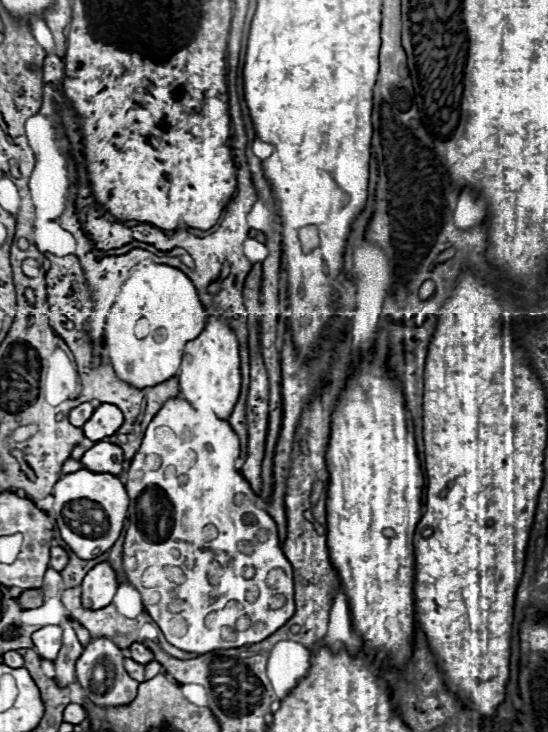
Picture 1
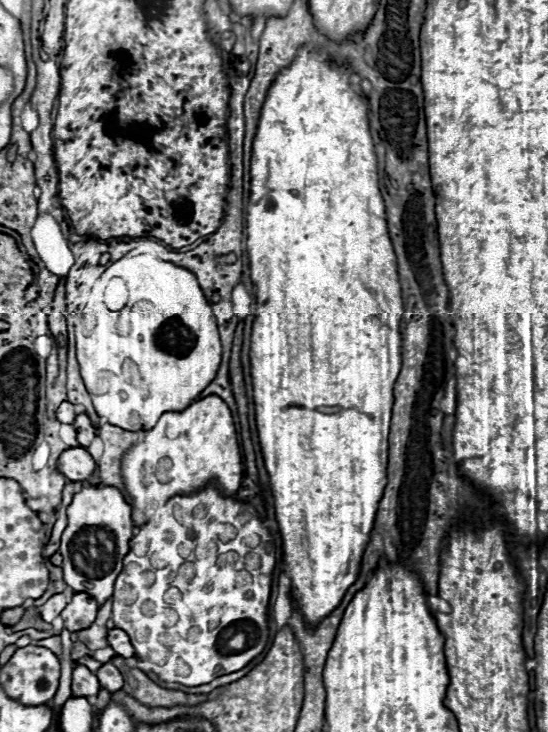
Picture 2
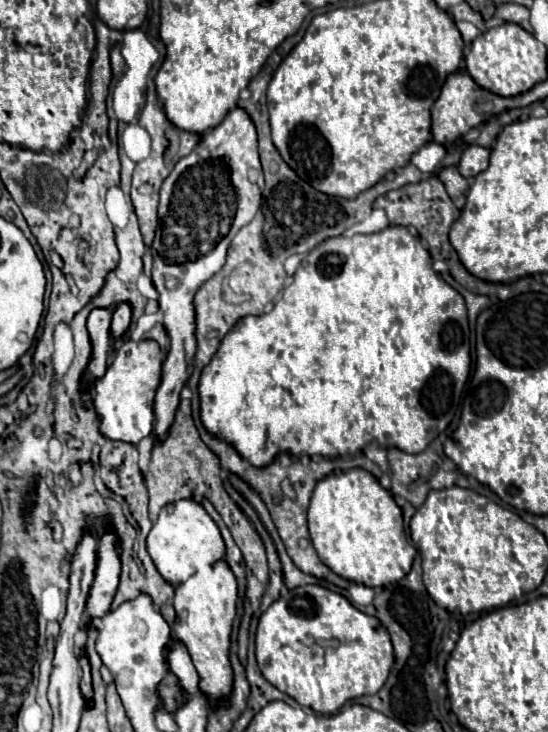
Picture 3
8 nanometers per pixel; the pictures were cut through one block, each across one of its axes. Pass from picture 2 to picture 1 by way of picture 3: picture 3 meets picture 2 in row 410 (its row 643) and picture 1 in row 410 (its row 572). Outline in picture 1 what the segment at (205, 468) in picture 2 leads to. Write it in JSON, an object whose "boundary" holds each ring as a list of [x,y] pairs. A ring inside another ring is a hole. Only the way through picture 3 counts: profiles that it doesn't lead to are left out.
{"boundary":[[[218,310],[208,312],[204,332],[190,340],[184,348],[180,366],[180,396],[194,408],[210,408],[220,420],[228,420],[240,394],[240,356],[238,340],[224,318],[216,316]]]}

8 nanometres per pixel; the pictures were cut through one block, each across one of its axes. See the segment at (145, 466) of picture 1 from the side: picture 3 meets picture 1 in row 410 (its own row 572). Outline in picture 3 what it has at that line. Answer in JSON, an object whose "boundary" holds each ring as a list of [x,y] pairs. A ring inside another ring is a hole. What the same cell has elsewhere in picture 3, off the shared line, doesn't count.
{"boundary":[[[178,500],[174,504],[164,506],[146,538],[146,548],[160,576],[168,584],[174,584],[174,596],[176,596],[176,586],[188,582],[190,578],[210,576],[214,570],[214,562],[224,560],[224,550],[226,550],[216,522],[194,500]]]}

